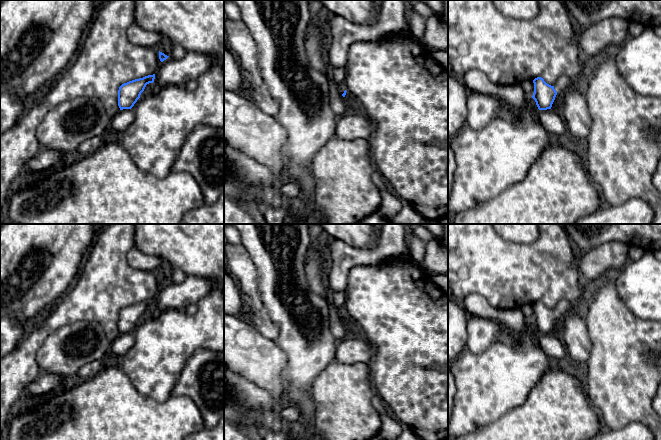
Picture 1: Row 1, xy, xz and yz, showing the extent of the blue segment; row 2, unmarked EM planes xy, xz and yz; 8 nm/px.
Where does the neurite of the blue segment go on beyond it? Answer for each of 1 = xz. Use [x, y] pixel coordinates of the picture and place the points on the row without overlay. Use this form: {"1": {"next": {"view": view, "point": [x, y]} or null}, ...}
{"1": {"next": null}}

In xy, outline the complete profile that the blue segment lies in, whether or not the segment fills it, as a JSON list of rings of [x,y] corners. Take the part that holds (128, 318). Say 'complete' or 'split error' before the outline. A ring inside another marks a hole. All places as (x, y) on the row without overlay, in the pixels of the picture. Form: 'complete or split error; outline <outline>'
complete; outline [[[155,298],[122,308],[118,314],[118,330],[120,334],[131,333],[140,322],[146,309],[153,307],[154,303]]]

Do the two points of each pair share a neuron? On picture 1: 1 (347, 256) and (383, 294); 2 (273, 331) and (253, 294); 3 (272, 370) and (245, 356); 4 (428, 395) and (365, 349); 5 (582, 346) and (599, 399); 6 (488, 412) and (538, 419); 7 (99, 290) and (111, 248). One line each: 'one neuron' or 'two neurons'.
1: two neurons
2: one neuron
3: one neuron
4: two neurons
5: two neurons
6: two neurons
7: one neuron

